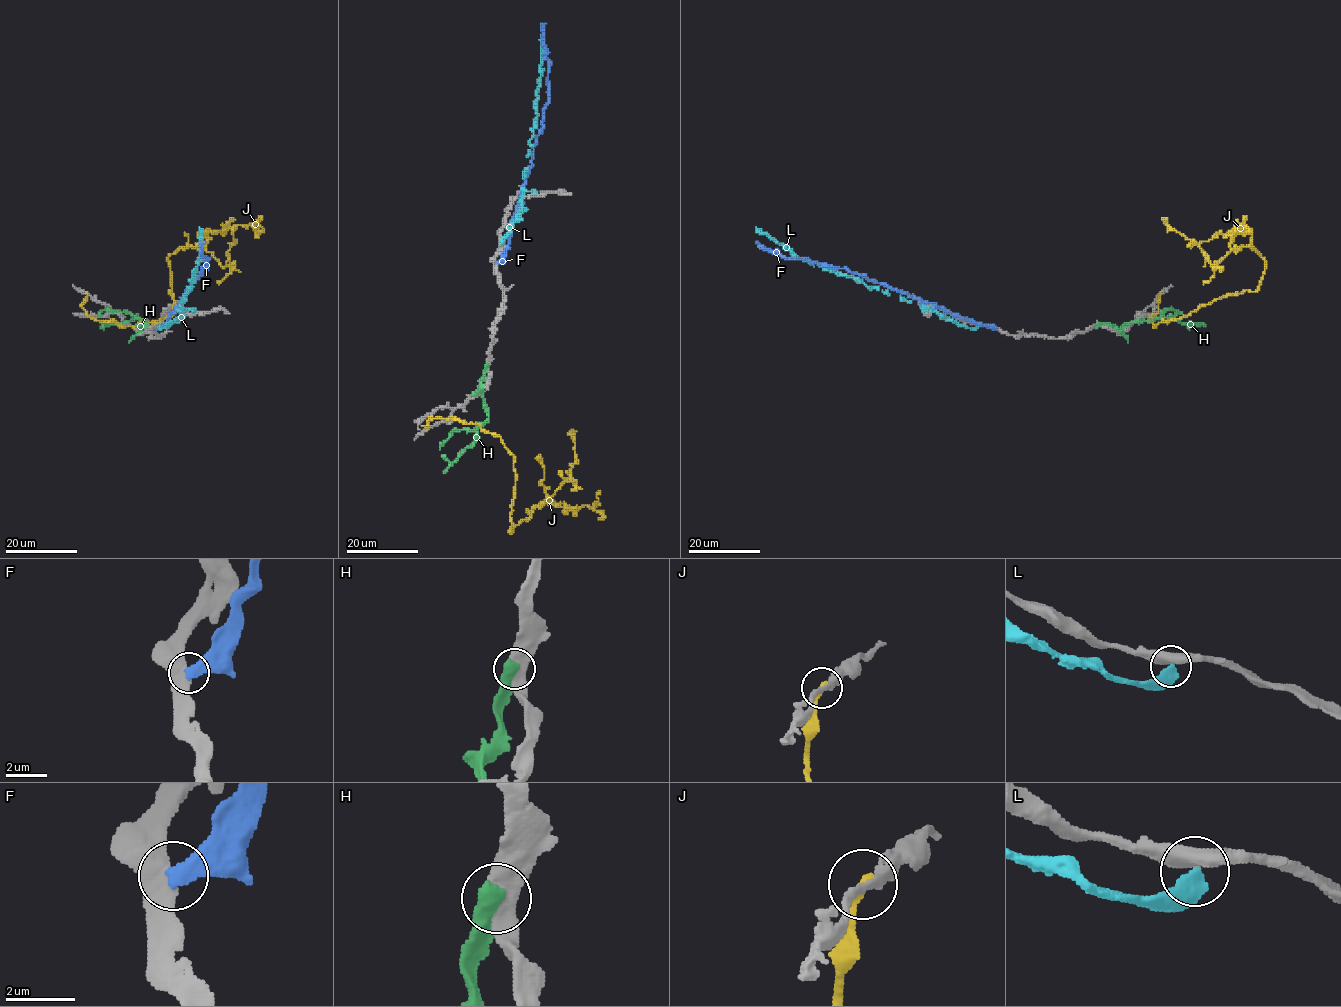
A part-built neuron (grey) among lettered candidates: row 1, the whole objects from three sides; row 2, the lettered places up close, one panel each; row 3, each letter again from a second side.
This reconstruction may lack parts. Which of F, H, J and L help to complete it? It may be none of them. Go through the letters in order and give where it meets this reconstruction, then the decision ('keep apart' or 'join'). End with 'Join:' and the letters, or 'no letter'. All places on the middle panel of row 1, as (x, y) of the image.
F: contact (496, 262); keep apart
H: contact (486, 365); keep apart
J: contact (428, 428); keep apart
L: contact (501, 244); keep apart
Join: no letter

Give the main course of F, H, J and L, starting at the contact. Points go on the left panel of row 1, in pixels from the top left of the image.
F: (155, 329), (168, 321), (169, 315), (201, 274), (201, 269), (207, 267), (207, 259), (201, 252), (203, 241)
H: (145, 325), (143, 323), (140, 327), (146, 320), (134, 316), (124, 323), (101, 326)
J: (87, 293), (81, 306), (98, 321), (159, 322), (172, 315), (171, 254), (205, 249), (227, 266), (233, 217)
L: (160, 325), (164, 328), (179, 315), (180, 303), (192, 286), (199, 262), (199, 227)

